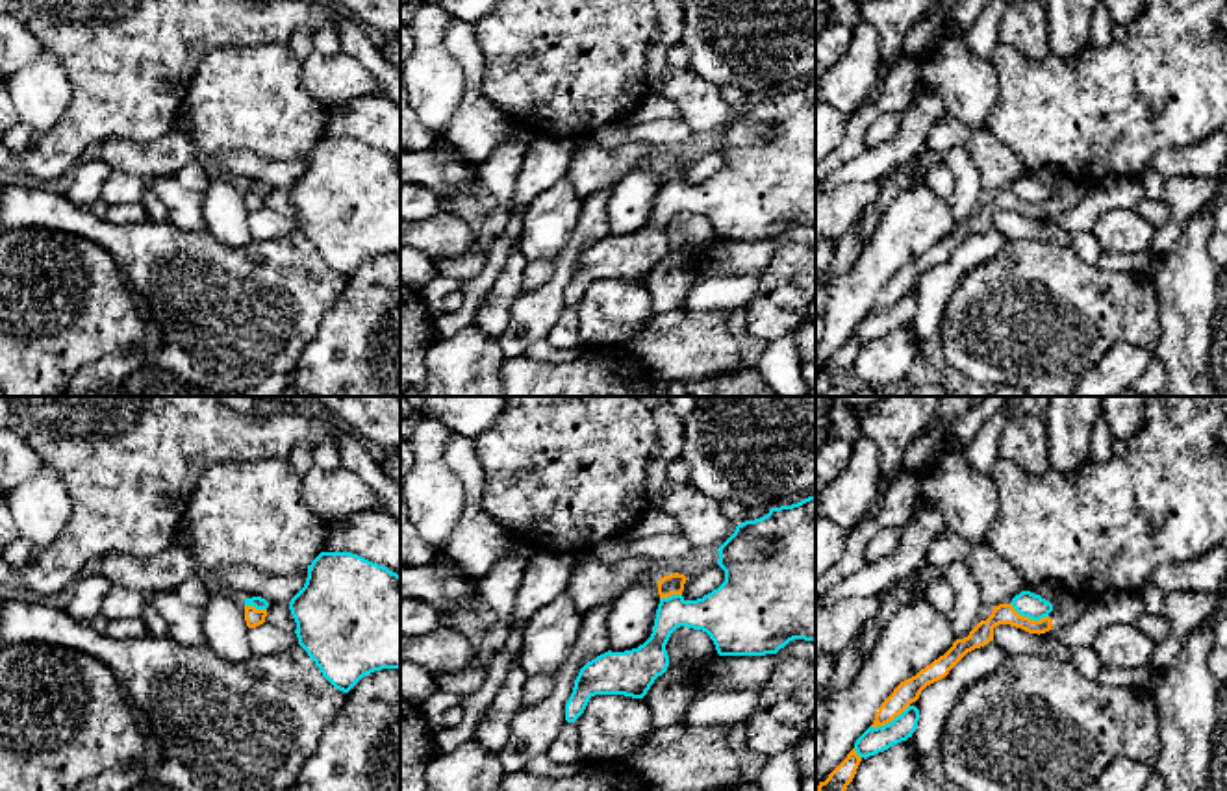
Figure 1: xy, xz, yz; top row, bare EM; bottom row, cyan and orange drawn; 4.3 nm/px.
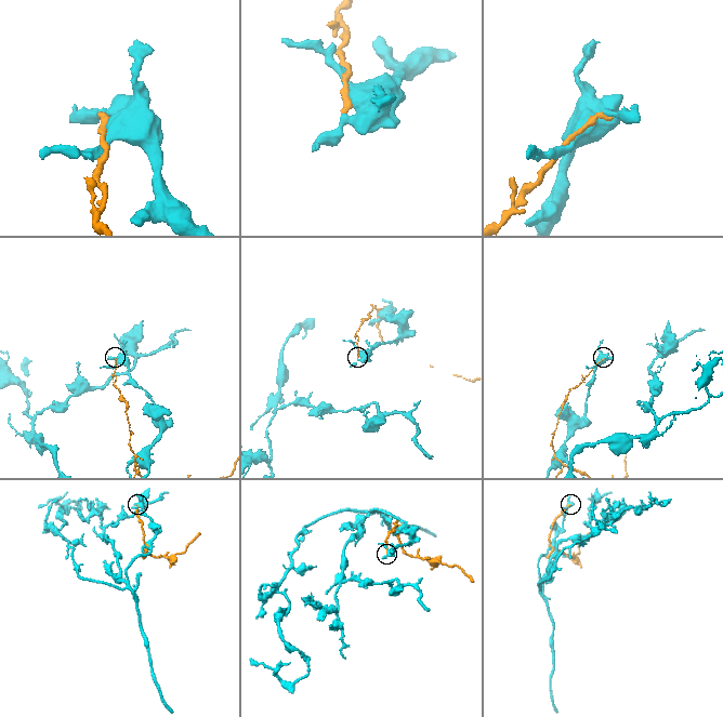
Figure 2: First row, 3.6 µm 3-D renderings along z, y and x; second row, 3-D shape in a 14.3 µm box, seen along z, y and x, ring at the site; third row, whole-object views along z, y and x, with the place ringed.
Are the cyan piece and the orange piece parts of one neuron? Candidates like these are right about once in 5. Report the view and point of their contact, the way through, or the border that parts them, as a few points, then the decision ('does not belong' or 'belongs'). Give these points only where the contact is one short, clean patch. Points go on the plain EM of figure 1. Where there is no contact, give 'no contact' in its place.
yz (1029, 202) | does not belong

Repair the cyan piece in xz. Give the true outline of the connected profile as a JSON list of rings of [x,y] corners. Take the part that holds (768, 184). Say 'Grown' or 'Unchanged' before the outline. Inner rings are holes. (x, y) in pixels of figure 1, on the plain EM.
Unchanged. [[[816,80],[738,109],[717,137],[717,150],[725,156],[717,174],[697,185],[682,180],[660,183],[652,219],[643,230],[625,237],[608,235],[580,254],[565,289],[567,308],[575,308],[595,280],[643,283],[667,256],[665,230],[680,211],[706,217],[719,241],[765,241],[793,224],[816,226]]]

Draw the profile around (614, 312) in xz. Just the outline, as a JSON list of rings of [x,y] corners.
[[[595,280],[575,306],[580,341],[591,346],[621,346],[651,330],[654,313],[643,283]]]

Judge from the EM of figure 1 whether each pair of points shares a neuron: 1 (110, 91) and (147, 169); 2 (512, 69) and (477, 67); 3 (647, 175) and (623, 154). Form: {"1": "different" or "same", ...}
{"1": "different", "2": "different", "3": "different"}

